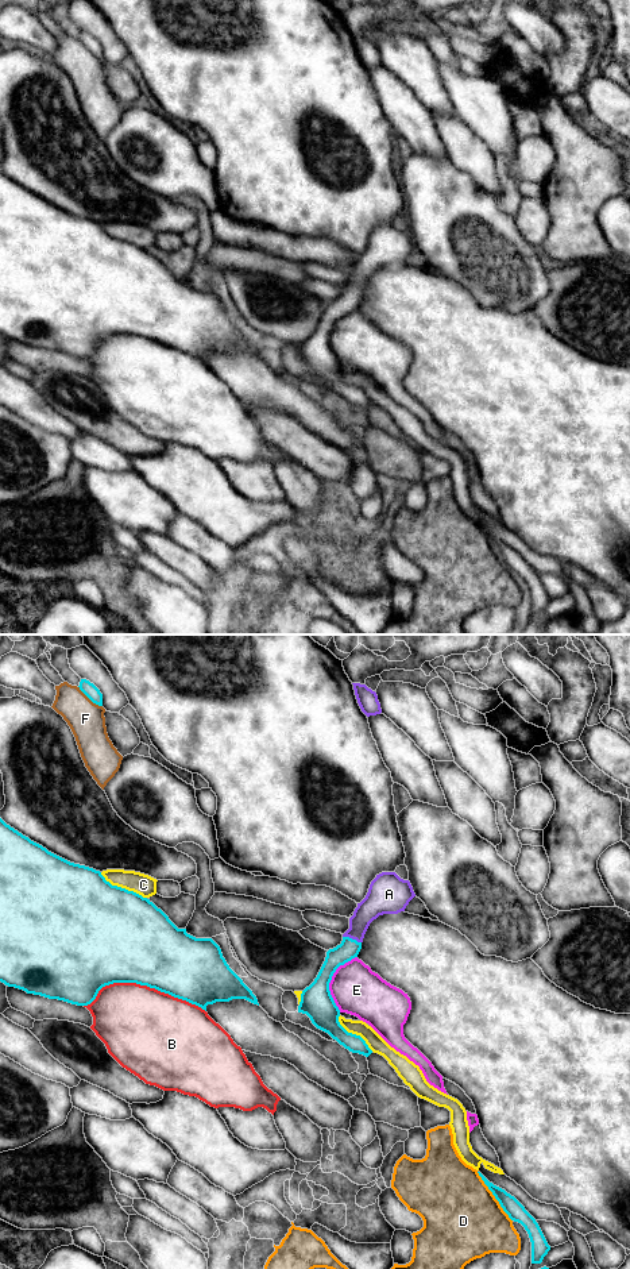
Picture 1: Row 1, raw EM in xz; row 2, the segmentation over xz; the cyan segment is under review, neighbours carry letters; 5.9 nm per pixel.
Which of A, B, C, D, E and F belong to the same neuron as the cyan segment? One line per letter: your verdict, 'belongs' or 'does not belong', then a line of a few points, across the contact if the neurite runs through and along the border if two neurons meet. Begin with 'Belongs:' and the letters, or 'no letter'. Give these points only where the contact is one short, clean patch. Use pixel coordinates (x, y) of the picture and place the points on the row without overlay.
Belongs: A
A: belongs | xz (348, 301), (351, 290), (362, 269), (374, 257)
B: does not belong
C: does not belong
D: does not belong
E: does not belong
F: does not belong

